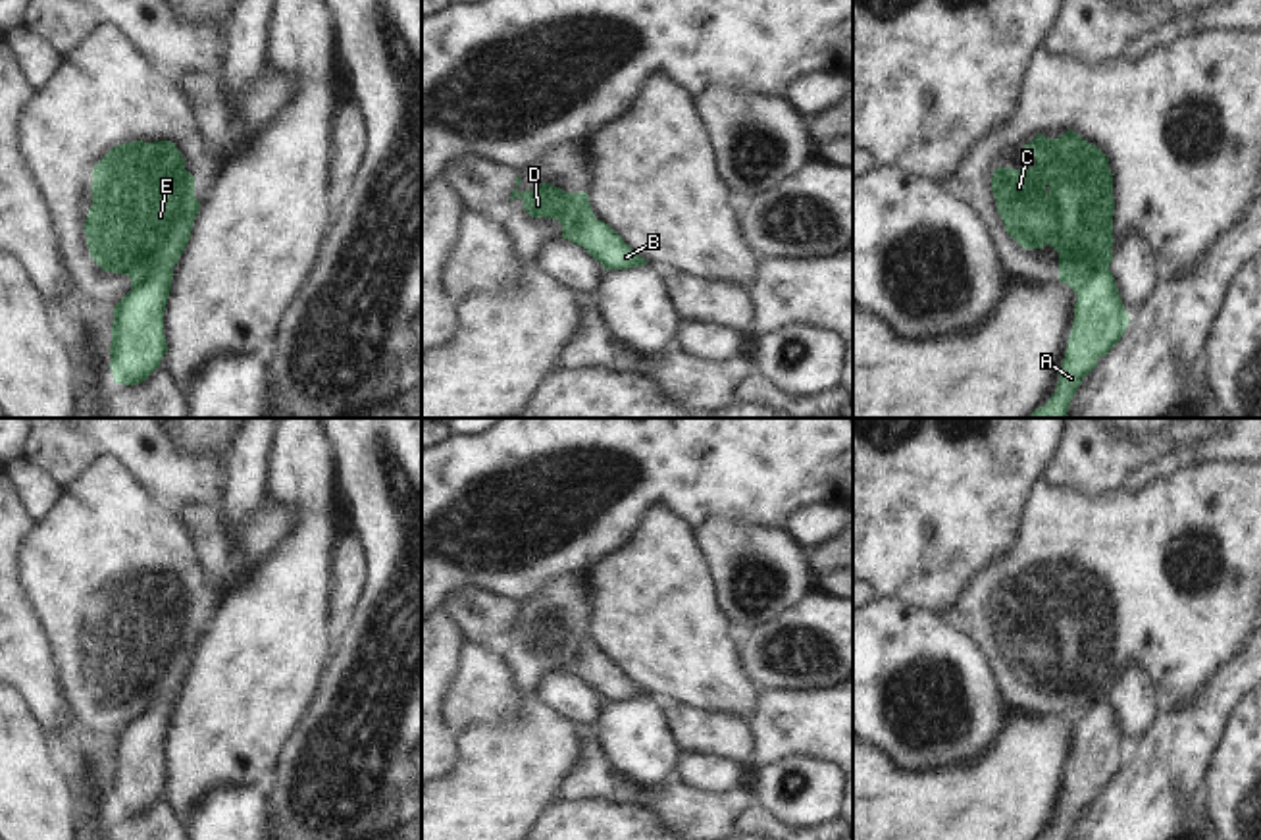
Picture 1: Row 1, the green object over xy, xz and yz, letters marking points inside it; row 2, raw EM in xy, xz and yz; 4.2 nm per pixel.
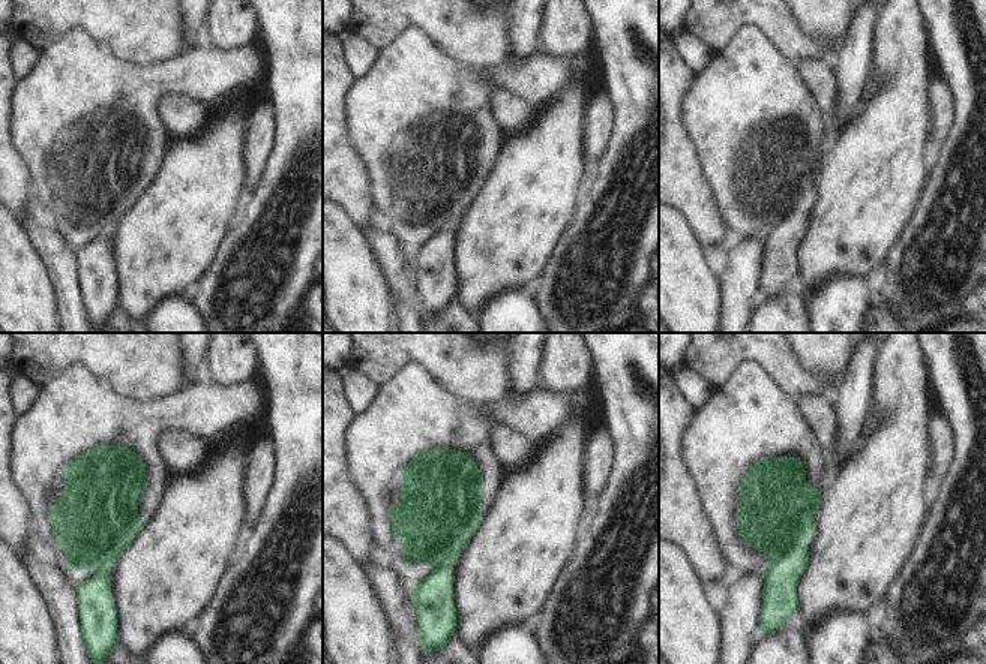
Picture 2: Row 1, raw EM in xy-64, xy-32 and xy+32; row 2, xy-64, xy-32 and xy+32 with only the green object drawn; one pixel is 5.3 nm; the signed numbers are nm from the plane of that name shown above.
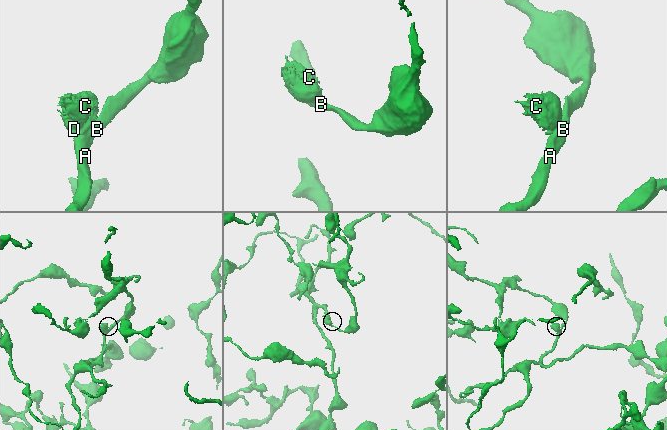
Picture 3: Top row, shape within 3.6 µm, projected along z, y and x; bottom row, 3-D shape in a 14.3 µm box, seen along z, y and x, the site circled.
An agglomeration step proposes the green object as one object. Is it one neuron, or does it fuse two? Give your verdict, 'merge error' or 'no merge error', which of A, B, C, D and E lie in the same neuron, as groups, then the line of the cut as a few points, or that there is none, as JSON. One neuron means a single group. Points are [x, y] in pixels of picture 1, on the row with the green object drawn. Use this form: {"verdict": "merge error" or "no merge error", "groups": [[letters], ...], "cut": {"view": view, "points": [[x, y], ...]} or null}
{"verdict": "merge error", "groups": [["A", "B"], ["C", "D", "E"]], "cut": {"view": "xy", "points": [[172, 266], [156, 270], [131, 291]]}}

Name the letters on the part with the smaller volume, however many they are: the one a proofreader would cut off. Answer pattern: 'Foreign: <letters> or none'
Foreign: C, D, E

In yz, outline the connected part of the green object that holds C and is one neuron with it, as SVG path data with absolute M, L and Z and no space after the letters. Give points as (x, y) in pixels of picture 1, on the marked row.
M1072 129L1057 139L1038 133L1020 154L1034 156L1036 164L1026 170L997 168L991 177L1005 231L1022 249L1051 245L1059 252L1059 281L1076 291L1097 268L1113 262L1115 200L1109 158Z

